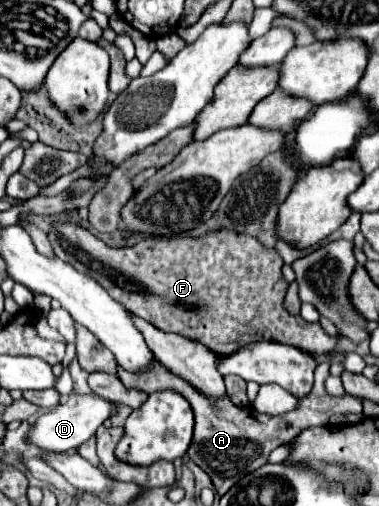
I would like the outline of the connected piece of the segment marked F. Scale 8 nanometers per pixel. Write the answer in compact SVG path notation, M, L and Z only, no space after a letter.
M52 222L48 240L60 260L66 260L76 270L88 270L88 274L94 276L94 280L98 280L130 314L140 316L162 332L176 332L190 340L198 340L220 356L230 356L238 348L258 340L290 344L310 354L324 354L328 348L336 346L336 338L326 334L320 322L310 324L302 316L290 314L284 308L284 296L288 290L288 282L282 278L284 262L274 248L266 248L250 234L224 228L196 238L146 238L134 246L110 248L80 224Z

